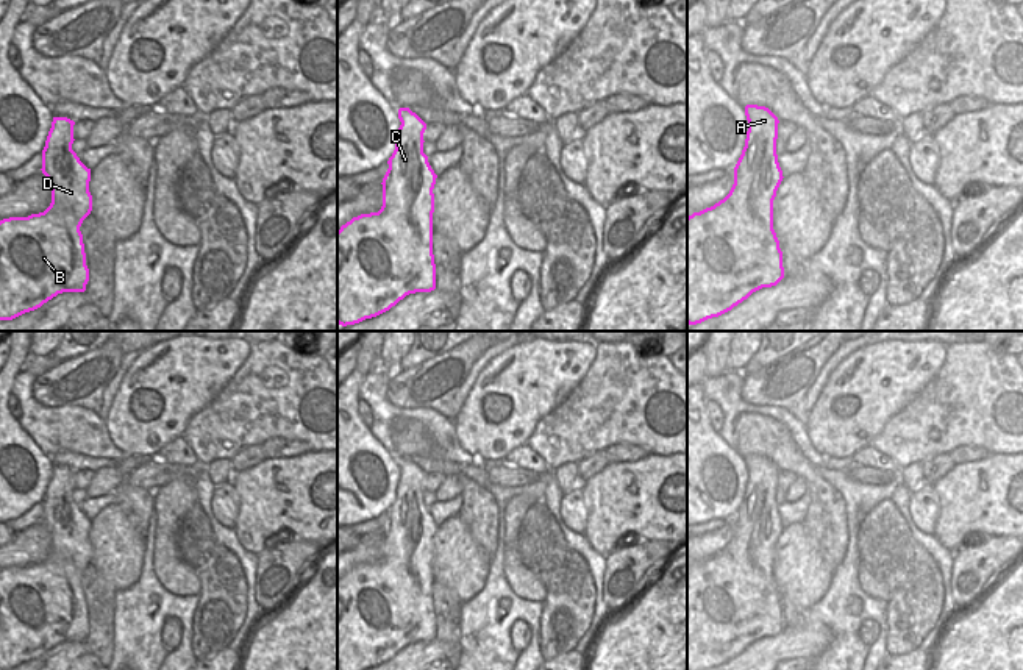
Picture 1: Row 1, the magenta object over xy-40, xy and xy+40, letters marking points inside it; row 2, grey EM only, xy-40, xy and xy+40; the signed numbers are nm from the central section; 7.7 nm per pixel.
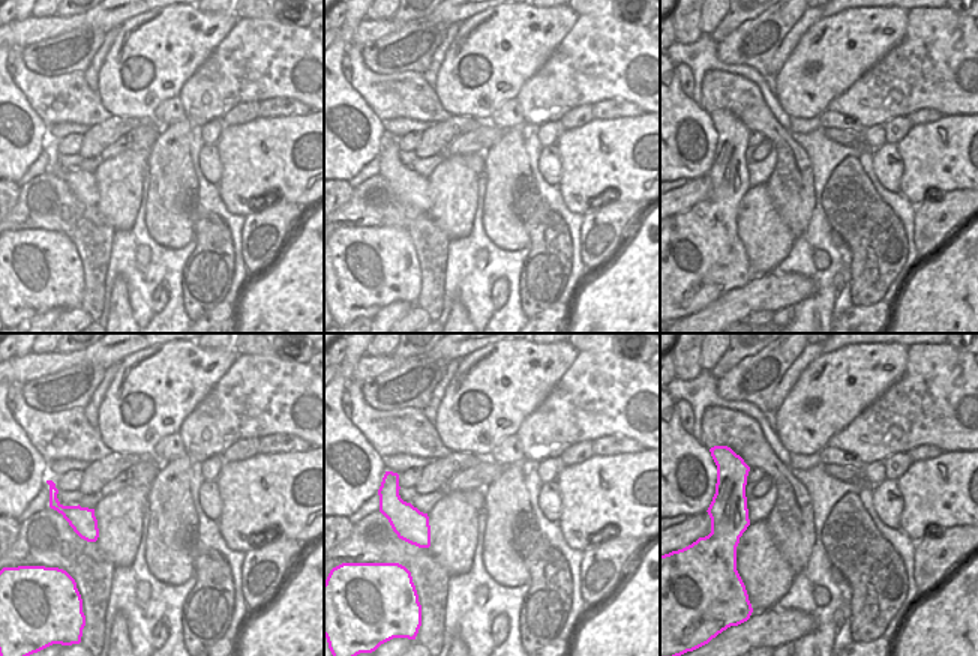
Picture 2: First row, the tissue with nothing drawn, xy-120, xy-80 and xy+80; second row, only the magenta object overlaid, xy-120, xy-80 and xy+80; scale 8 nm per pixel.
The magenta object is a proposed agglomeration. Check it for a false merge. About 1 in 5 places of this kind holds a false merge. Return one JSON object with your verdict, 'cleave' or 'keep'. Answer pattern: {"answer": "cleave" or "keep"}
{"answer": "keep"}

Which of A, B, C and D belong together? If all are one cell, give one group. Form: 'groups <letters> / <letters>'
groups A B C D

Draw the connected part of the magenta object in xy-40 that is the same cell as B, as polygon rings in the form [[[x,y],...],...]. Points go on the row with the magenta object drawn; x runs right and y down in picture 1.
[[[53,117],[42,150],[42,173],[52,184],[52,203],[39,214],[0,220],[0,320],[41,308],[62,292],[84,292],[89,281],[80,226],[92,211],[91,169],[72,150],[75,122]]]

